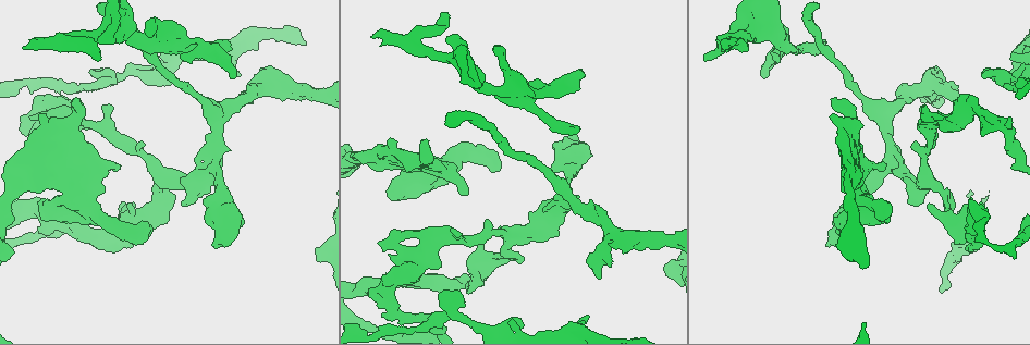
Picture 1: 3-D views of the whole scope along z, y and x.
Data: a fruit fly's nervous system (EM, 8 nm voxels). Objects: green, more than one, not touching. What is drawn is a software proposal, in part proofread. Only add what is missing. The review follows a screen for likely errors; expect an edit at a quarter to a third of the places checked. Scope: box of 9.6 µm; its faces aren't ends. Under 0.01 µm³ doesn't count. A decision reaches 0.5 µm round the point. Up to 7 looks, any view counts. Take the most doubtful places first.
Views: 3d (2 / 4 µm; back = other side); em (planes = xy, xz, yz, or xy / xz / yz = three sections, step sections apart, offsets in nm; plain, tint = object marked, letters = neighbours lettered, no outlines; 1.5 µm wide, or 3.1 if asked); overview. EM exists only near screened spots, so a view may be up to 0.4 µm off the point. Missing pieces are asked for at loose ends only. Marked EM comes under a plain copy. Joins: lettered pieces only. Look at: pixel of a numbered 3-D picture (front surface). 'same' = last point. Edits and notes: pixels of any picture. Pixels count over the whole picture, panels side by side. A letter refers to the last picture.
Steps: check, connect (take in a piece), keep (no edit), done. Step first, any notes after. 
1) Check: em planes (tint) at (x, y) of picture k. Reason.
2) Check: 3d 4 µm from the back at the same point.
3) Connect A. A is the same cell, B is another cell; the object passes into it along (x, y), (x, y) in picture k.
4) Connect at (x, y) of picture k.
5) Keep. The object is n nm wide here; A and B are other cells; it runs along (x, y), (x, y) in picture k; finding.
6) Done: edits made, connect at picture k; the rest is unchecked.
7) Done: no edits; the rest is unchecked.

Check: em planes (letters) at (426, 139) of picture 1. Free end.

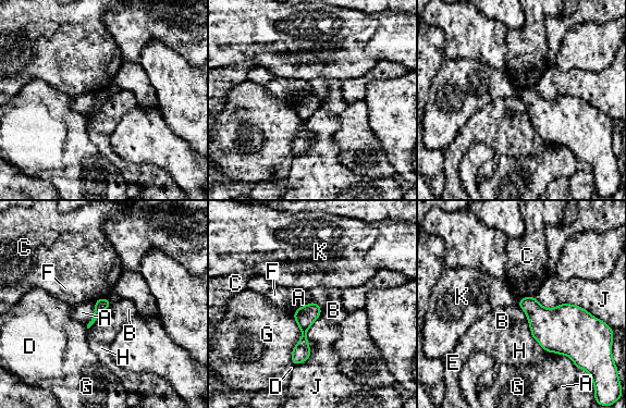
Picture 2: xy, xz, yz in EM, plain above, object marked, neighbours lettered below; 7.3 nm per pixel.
Keep. A, B, C, D, E, F, G, H, J and K are other cells; a border runs along (95, 301), (95, 312), (86, 324) in picture 2; no lettered piece goes on from it.

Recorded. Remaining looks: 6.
Check: 3d 2 µm at (579, 126) of picture 1.

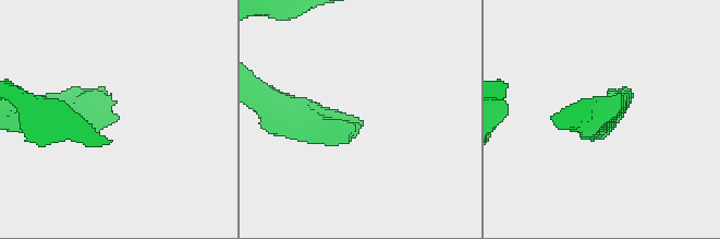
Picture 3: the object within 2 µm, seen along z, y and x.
Check: em planes (letters) at (611, 121) of picture 3.

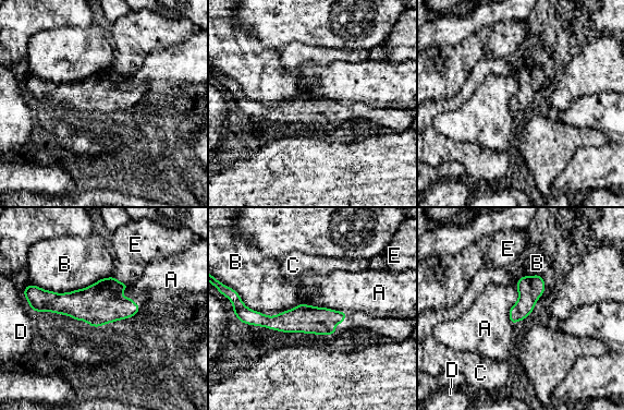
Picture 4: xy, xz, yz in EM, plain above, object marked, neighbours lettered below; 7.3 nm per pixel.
Keep. The object is 150 nm wide here; A, B, C, D and E are other cells; no lettered piece goes on from it.

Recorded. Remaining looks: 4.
Check: em xy step 4 (letters) at (465, 191) of picture 1. Branch stops here.

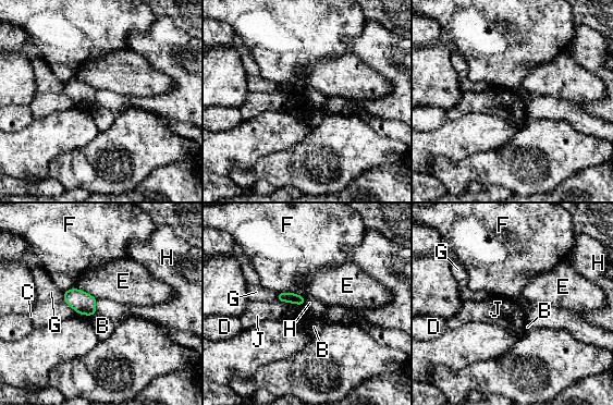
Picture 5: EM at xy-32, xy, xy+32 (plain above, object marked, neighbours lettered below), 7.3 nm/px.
Check: em planes (letters) at the same point. Another direction.

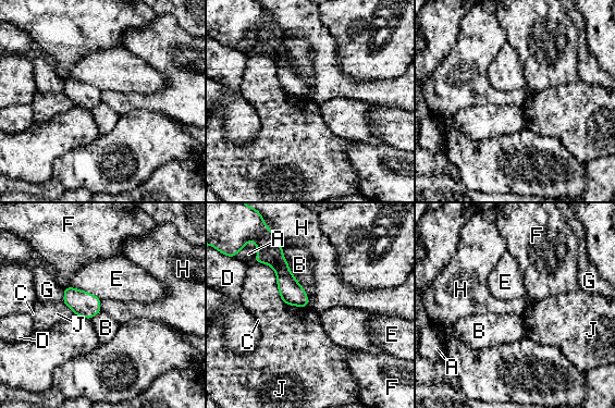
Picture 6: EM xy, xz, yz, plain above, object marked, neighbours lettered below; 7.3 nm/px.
Keep. A, B, C, D, E, F, G, H and J are other cells; none of them fits.

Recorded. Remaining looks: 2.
Done: no edits; the rest is unchecked.

